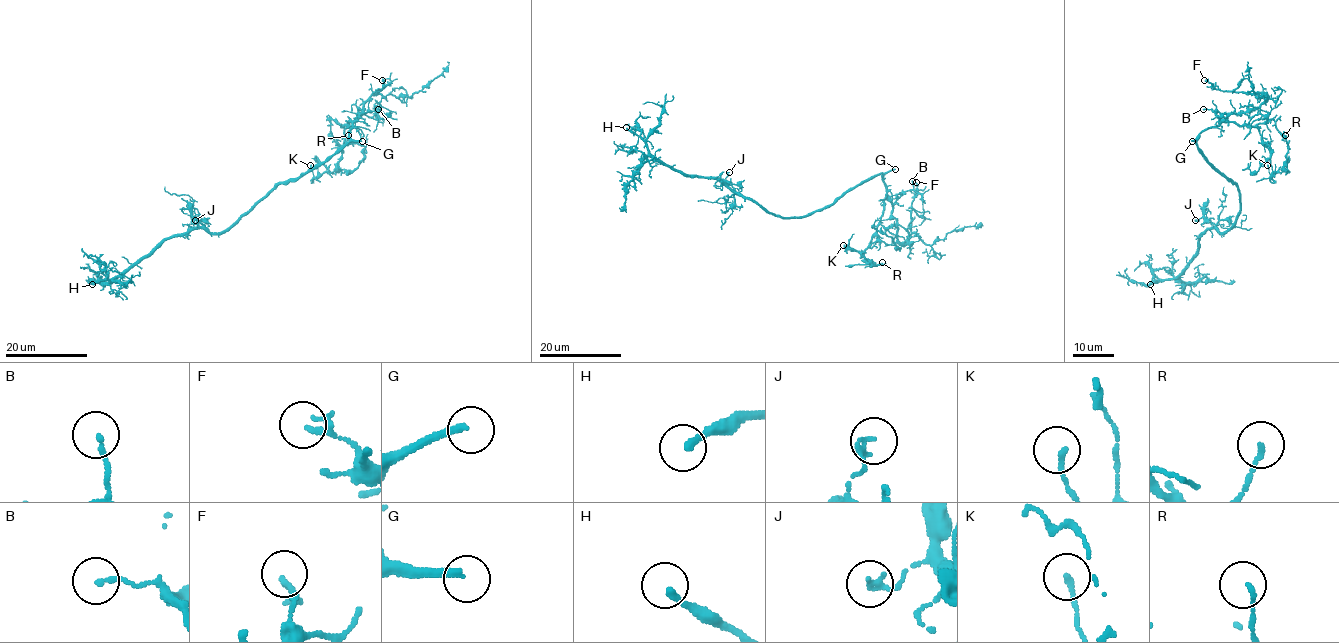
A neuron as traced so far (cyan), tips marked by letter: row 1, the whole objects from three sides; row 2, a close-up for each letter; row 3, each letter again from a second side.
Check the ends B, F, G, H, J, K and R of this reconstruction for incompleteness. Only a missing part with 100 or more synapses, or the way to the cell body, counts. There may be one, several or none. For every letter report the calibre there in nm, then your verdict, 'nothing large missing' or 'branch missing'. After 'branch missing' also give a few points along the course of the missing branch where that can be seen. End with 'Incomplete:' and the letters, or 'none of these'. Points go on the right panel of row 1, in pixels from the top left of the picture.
B: calibre 160 nm; nothing large missing
F: calibre 90 nm; nothing large missing
G: calibre 240 nm; branch missing
H: calibre 220 nm; branch missing
J: calibre 180 nm; nothing large missing
K: calibre 170 nm; nothing large missing
R: calibre 150 nm; nothing large missing
Incomplete: G, H

